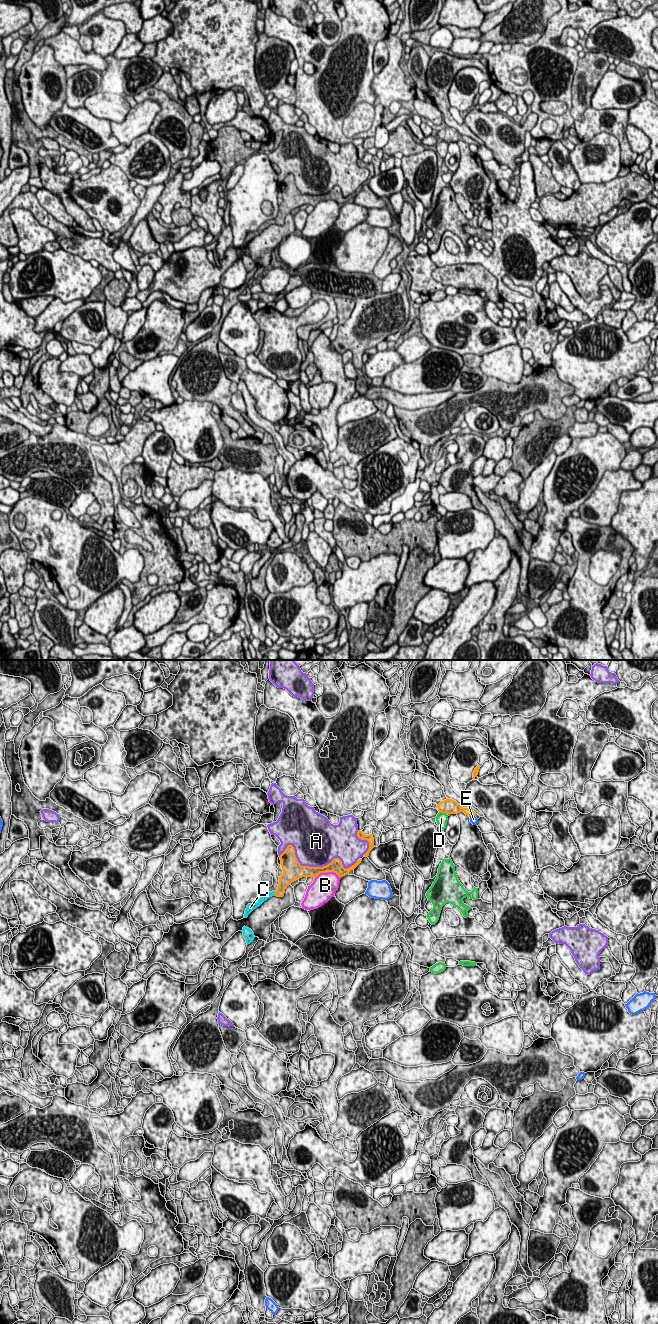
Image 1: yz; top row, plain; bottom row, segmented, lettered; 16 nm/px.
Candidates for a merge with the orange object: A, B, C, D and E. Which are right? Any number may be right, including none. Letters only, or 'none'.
C

